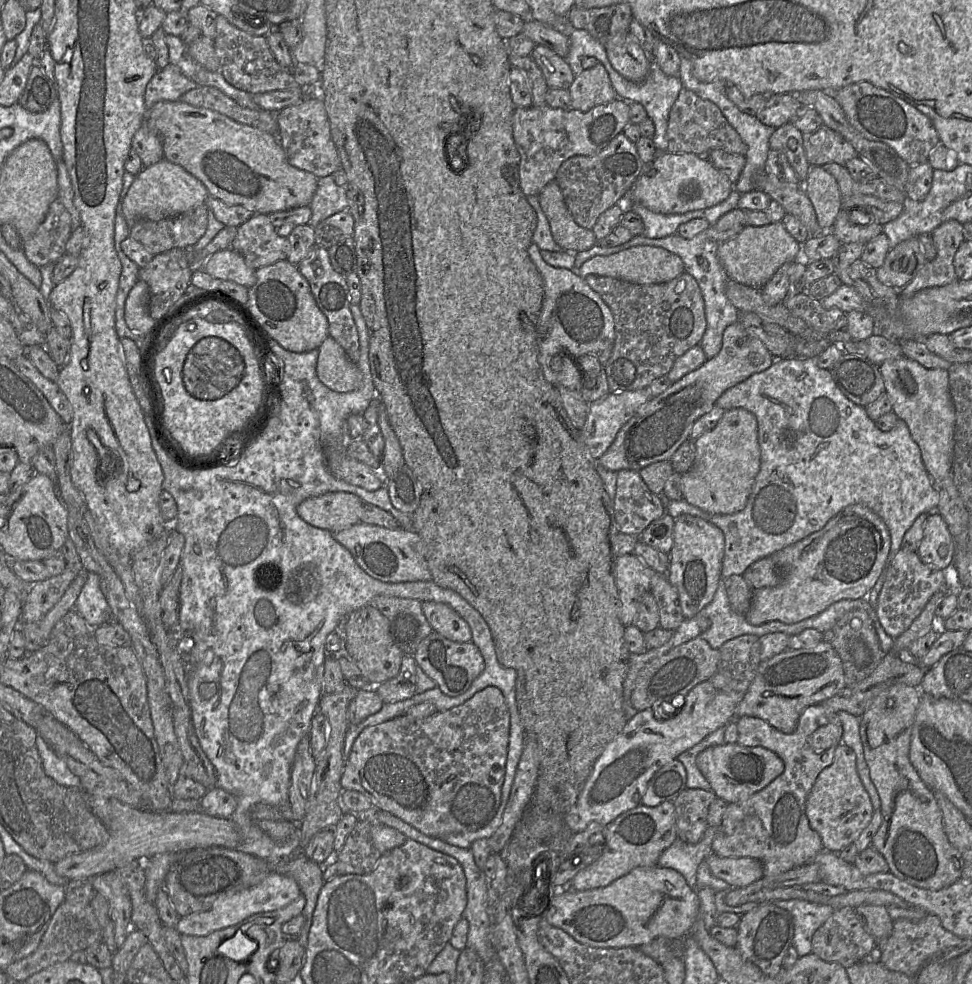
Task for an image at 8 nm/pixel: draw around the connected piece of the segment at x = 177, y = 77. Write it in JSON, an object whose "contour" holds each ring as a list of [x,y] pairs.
{"contour":[[[172,64],[158,70],[146,86],[144,102],[146,109],[158,101],[177,101],[188,91],[199,87]]]}

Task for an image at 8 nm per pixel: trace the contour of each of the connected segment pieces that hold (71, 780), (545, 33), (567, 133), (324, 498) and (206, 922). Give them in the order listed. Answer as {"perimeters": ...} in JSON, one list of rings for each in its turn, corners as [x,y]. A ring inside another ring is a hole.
{"perimeters":[[[[37,735],[36,747],[45,774],[56,783],[69,788],[82,789],[80,778],[75,775],[54,751],[47,745],[42,736]]],[[[527,17],[521,33],[532,40],[535,45],[543,45],[565,58],[569,52],[569,39],[559,29]]],[[[619,98],[586,112],[547,105],[516,107],[513,112],[513,139],[520,154],[519,177],[523,194],[539,195],[548,183],[555,181],[564,161],[573,156],[597,154],[629,123],[629,103]]],[[[330,492],[304,500],[297,514],[309,525],[336,533],[360,523],[362,504],[355,494]]],[[[274,869],[258,884],[218,899],[210,910],[180,917],[176,929],[181,935],[206,936],[216,930],[238,924],[252,915],[282,908],[294,901],[300,894],[299,885],[293,877],[279,869]]]]}

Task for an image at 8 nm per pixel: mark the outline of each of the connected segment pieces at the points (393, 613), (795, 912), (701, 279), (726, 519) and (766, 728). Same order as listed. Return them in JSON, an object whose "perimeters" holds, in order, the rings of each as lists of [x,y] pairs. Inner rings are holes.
{"perimeters":[[[[376,596],[370,604],[387,618],[392,639],[405,655],[412,656],[419,643],[432,632],[419,600]]],[[[800,899],[775,900],[771,903],[786,910],[792,916],[795,926],[792,947],[797,950],[799,957],[812,954],[813,935],[831,916],[834,909],[829,905]]],[[[706,229],[691,239],[685,239],[677,233],[663,238],[647,238],[641,234],[634,236],[631,240],[619,246],[602,246],[596,243],[588,250],[572,253],[575,255],[574,270],[576,272],[584,262],[594,256],[610,255],[634,246],[660,247],[678,255],[684,264],[685,272],[693,276],[697,281],[704,300],[706,330],[699,345],[703,349],[706,358],[711,359],[715,357],[721,349],[724,330],[729,325],[739,322],[739,311],[733,306],[725,294],[726,284],[729,278],[717,257],[719,245],[720,243],[709,237],[708,229]]],[[[817,357],[775,358],[766,370],[752,374],[727,389],[716,400],[715,405],[725,411],[744,408],[755,415],[760,447],[760,470],[745,507],[734,514],[710,514],[689,504],[683,498],[680,500],[663,498],[666,513],[673,518],[681,514],[690,514],[717,526],[724,534],[724,557],[718,587],[711,602],[696,615],[699,619],[706,614],[712,622],[706,631],[701,630],[703,639],[710,629],[718,631],[717,620],[721,618],[717,611],[731,617],[737,614],[730,607],[724,587],[724,580],[727,577],[734,574],[743,575],[754,562],[819,531],[832,517],[852,504],[863,504],[873,510],[883,519],[890,533],[891,545],[885,568],[865,596],[876,612],[878,595],[886,578],[887,566],[901,549],[905,533],[920,514],[937,512],[940,499],[923,463],[920,447],[912,438],[906,422],[898,418],[890,431],[880,430],[875,421],[868,416],[865,407],[852,402],[842,393],[831,371],[818,366]]],[[[821,704],[808,706],[801,713],[797,727],[792,733],[783,733],[767,721],[752,716],[735,718],[735,722],[738,731],[737,744],[745,747],[763,747],[773,751],[782,759],[784,771],[768,786],[748,799],[728,804],[719,832],[730,835],[745,817],[750,815],[759,817],[769,841],[767,855],[761,861],[764,877],[813,863],[824,847],[819,834],[810,827],[806,815],[806,801],[817,777],[832,763],[835,749],[842,742],[843,728],[838,714]],[[827,724],[834,724],[837,727],[836,742],[827,750],[816,753],[808,744],[808,738],[819,727]]]]}

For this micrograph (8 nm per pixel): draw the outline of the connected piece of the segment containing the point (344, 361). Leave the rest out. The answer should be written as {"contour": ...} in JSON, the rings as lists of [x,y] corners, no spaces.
{"contour":[[[327,337],[317,350],[316,374],[325,386],[338,393],[352,392],[360,388],[360,370],[332,337]]]}

